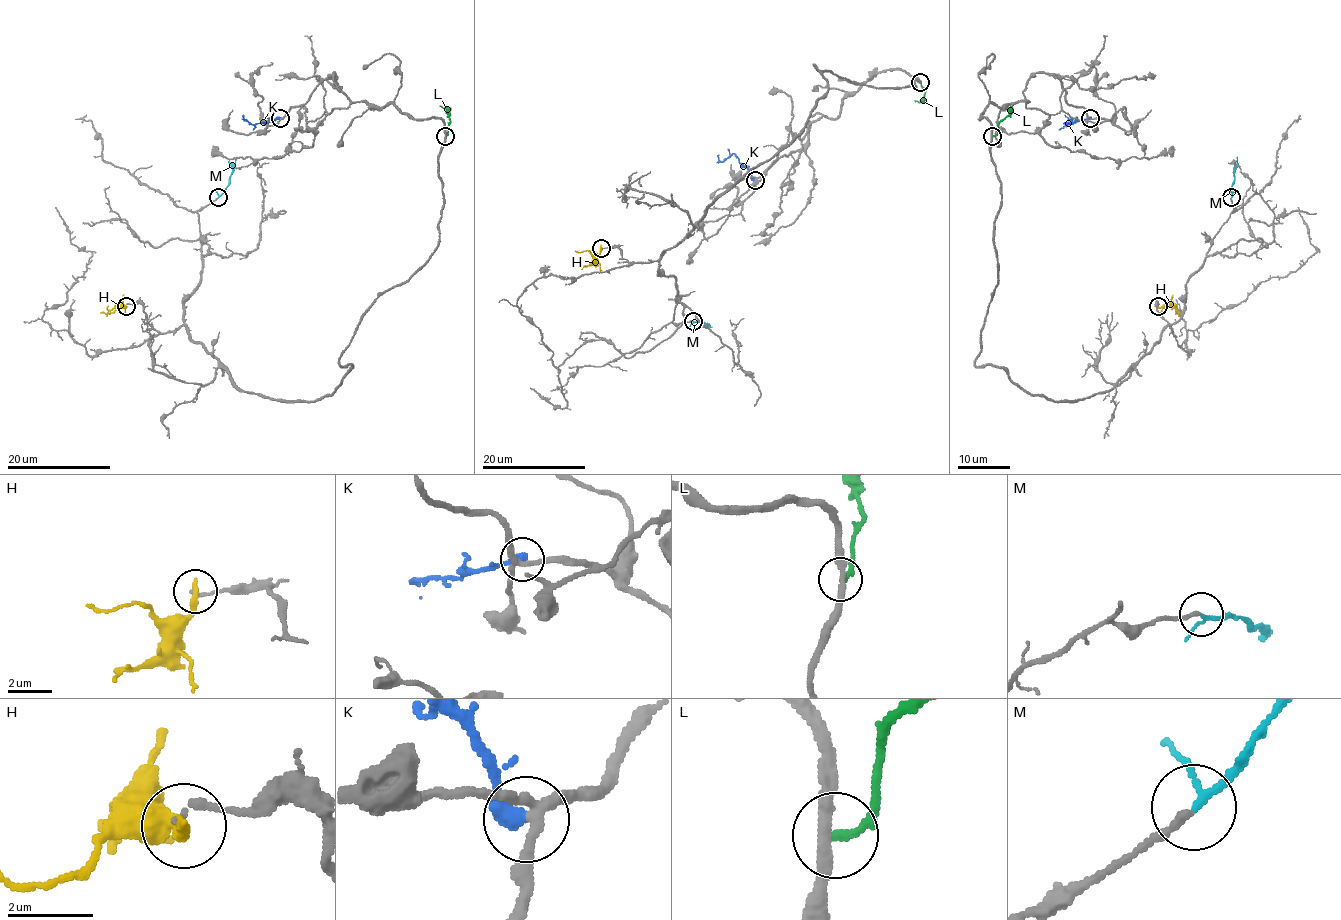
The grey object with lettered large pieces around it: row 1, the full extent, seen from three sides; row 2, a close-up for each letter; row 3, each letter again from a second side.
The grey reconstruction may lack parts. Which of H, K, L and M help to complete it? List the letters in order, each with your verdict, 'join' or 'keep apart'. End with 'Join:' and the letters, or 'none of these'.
H: keep apart
K: keep apart
L: keep apart
M: join
Join: M

